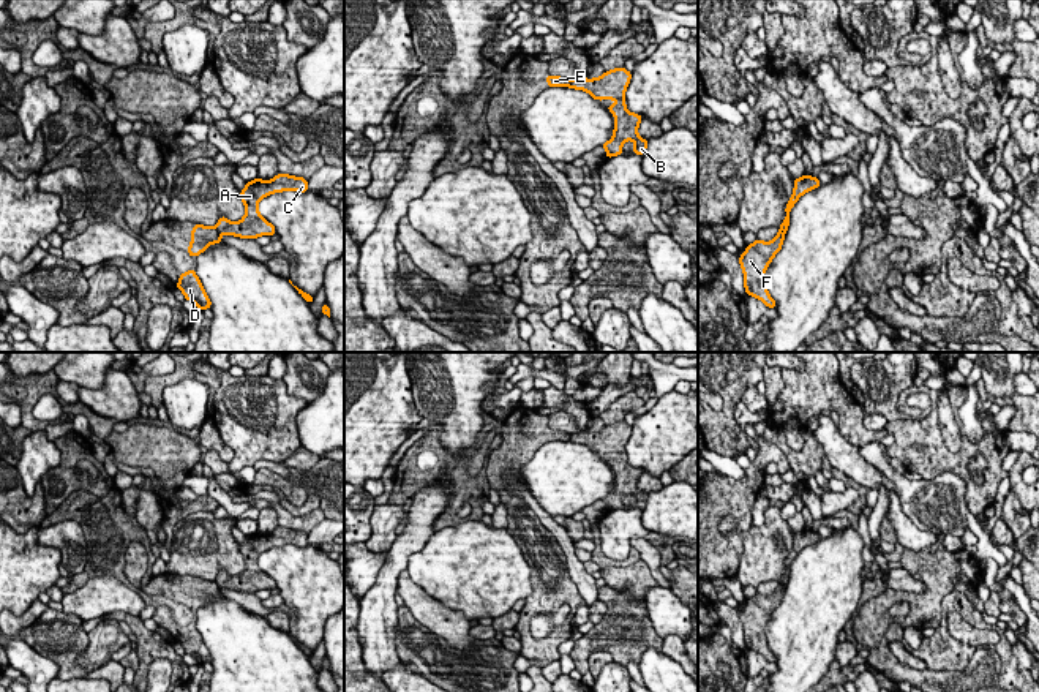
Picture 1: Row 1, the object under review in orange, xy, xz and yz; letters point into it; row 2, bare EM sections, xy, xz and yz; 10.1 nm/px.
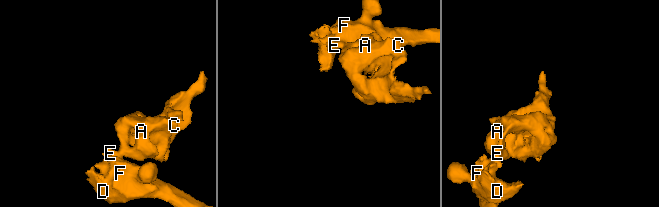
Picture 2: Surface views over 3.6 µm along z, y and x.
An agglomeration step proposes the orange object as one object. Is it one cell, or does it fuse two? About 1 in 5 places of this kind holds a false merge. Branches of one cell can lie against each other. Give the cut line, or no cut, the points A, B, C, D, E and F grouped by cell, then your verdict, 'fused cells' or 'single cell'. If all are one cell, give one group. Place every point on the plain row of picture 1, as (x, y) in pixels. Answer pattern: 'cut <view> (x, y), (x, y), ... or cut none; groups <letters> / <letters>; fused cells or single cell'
cut xy (213, 582), (220, 590); groups A B C / D E F; fused cells

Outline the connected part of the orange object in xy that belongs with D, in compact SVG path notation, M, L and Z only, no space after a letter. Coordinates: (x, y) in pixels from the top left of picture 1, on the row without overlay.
M196 624L180 627L180 634L175 641L178 641L183 646L185 654L191 654L199 665L212 662L212 656L204 645L202 637L196 629Z

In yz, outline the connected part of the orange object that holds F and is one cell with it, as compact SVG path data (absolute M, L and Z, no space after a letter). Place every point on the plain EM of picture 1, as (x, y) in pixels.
M778 585L774 594L763 596L756 592L747 599L739 611L744 626L744 641L747 649L760 653L767 662L777 662L775 654L769 649L764 635L764 626L777 607L780 607L785 594L785 586Z

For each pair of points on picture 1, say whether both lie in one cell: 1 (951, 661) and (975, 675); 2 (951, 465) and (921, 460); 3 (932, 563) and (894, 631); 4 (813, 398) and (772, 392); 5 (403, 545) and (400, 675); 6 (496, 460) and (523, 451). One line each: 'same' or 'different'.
1: different
2: same
3: different
4: different
5: different
6: same

